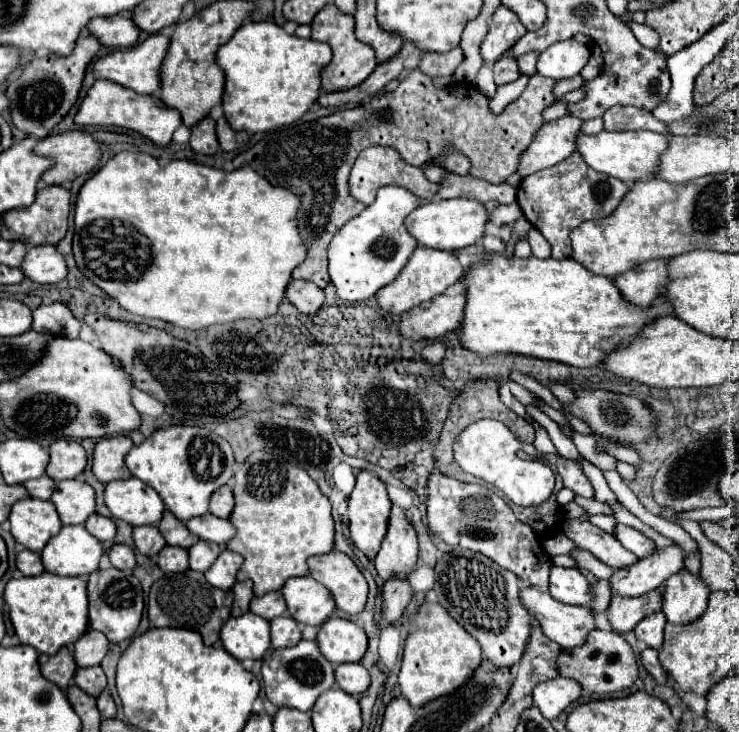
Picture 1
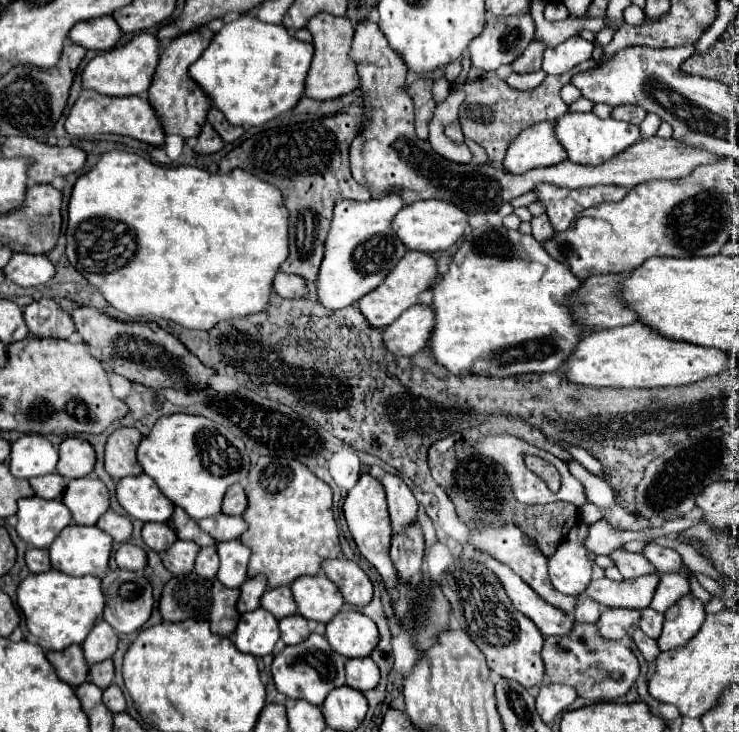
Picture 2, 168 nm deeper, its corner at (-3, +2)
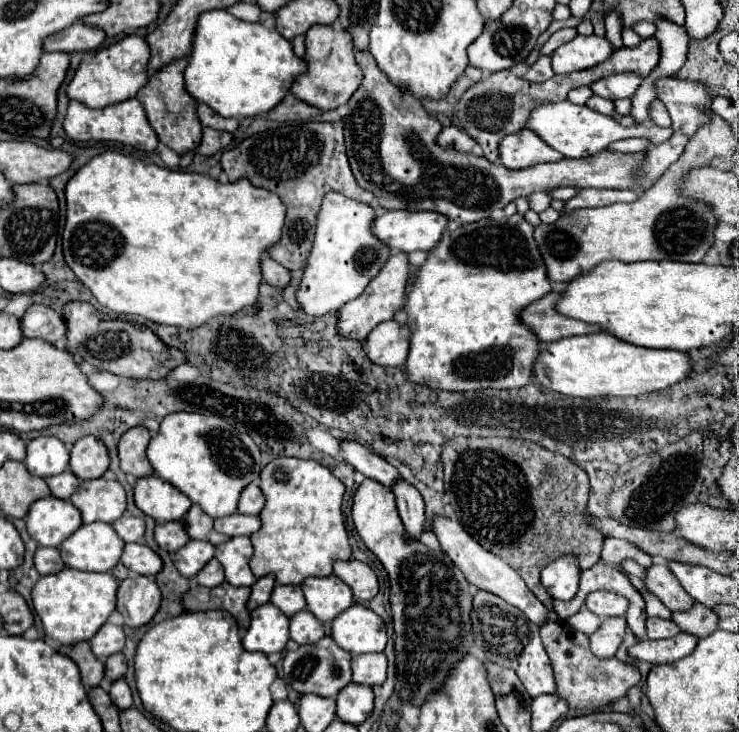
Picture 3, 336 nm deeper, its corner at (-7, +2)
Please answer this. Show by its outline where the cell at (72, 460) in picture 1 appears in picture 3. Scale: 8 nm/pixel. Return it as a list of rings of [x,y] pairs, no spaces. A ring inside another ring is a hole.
[[[83,437],[71,449],[71,471],[83,481],[103,477],[103,473],[109,469],[109,463],[111,459],[101,439]]]

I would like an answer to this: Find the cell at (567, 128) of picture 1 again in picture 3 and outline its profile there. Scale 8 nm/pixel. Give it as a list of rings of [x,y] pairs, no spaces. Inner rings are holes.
[[[519,131],[513,135],[503,137],[499,143],[499,161],[507,169],[525,169],[537,163],[549,163],[559,161],[563,155],[557,151],[551,151],[543,139],[537,135],[531,135],[531,131]]]

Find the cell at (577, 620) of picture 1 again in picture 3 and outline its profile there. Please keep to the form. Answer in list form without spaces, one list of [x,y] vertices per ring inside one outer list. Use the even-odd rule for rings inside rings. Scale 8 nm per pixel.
[[[435,515],[435,517],[433,517],[433,533],[437,535],[437,539],[439,539],[439,543],[441,543],[441,549],[443,549],[443,551],[451,557],[451,561],[463,571],[463,575],[467,577],[467,581],[469,581],[473,587],[477,587],[477,589],[481,589],[481,591],[489,591],[489,593],[493,593],[493,595],[505,599],[509,605],[515,603],[513,607],[521,609],[521,611],[527,615],[527,619],[531,619],[531,621],[537,623],[537,625],[541,625],[541,623],[547,621],[547,609],[545,609],[543,603],[527,589],[527,585],[525,585],[525,581],[521,579],[521,575],[519,575],[515,569],[511,569],[503,559],[499,559],[499,557],[495,557],[491,551],[483,549],[483,547],[461,527],[459,521],[449,519],[449,517]]]

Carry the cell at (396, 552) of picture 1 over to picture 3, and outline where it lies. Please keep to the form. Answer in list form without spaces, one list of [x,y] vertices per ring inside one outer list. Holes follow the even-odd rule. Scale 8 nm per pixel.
[[[339,439],[339,449],[343,459],[359,473],[363,473],[369,479],[379,481],[381,485],[389,485],[395,483],[395,479],[399,479],[399,471],[387,463],[383,457],[379,457],[377,453],[373,453],[371,449],[367,449],[365,445],[357,443],[357,441],[347,441],[347,439]]]

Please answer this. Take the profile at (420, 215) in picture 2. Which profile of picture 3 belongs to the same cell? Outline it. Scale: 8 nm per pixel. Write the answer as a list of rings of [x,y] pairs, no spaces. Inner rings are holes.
[[[385,211],[383,215],[373,219],[371,231],[391,251],[411,253],[411,251],[431,251],[431,247],[435,247],[435,243],[439,243],[445,225],[447,225],[447,219],[443,219],[443,215],[433,215],[433,211],[421,211],[421,213]]]

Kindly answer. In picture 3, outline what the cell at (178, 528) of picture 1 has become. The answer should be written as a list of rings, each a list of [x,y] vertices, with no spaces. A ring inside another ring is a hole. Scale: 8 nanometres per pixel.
[[[193,505],[185,513],[183,525],[185,525],[187,533],[191,535],[191,539],[205,539],[205,541],[211,541],[213,545],[219,545],[229,539],[227,535],[221,535],[213,529],[213,519],[199,505]]]

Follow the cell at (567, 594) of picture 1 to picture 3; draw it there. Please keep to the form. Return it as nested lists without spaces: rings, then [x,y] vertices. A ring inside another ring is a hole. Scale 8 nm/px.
[[[563,555],[541,571],[541,585],[553,599],[571,601],[579,589],[579,575],[577,559]]]

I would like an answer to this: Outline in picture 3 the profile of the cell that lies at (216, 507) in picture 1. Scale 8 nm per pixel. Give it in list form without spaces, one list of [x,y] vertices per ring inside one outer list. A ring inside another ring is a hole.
[[[249,483],[241,497],[239,497],[239,513],[245,513],[245,515],[259,515],[261,509],[265,505],[265,497],[263,493],[259,491],[259,485],[257,483]]]

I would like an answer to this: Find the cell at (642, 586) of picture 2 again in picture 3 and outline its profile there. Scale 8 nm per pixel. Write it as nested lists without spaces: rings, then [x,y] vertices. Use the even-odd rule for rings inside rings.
[[[609,591],[589,593],[585,605],[587,605],[589,611],[599,615],[601,619],[623,617],[625,611],[627,611],[627,599],[623,599],[623,595],[615,595],[615,593],[609,593]]]

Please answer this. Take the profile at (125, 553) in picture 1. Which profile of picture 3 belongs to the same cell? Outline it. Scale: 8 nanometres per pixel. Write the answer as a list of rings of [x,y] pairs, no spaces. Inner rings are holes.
[[[139,543],[125,545],[121,563],[129,571],[133,571],[137,575],[145,575],[145,577],[155,577],[163,569],[163,559],[159,557],[159,553],[155,553],[147,545],[139,545]]]

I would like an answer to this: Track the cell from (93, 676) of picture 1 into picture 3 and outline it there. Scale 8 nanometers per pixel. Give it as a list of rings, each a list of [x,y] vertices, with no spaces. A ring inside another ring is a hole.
[[[117,653],[117,655],[111,655],[105,663],[105,675],[115,681],[119,677],[123,677],[127,673],[127,663],[125,663],[125,655],[123,653]]]

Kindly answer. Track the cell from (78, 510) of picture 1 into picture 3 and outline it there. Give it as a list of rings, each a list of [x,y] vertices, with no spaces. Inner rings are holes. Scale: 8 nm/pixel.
[[[89,479],[81,481],[79,491],[71,497],[71,503],[79,507],[83,523],[105,521],[113,523],[125,513],[127,499],[119,481],[107,479]]]

